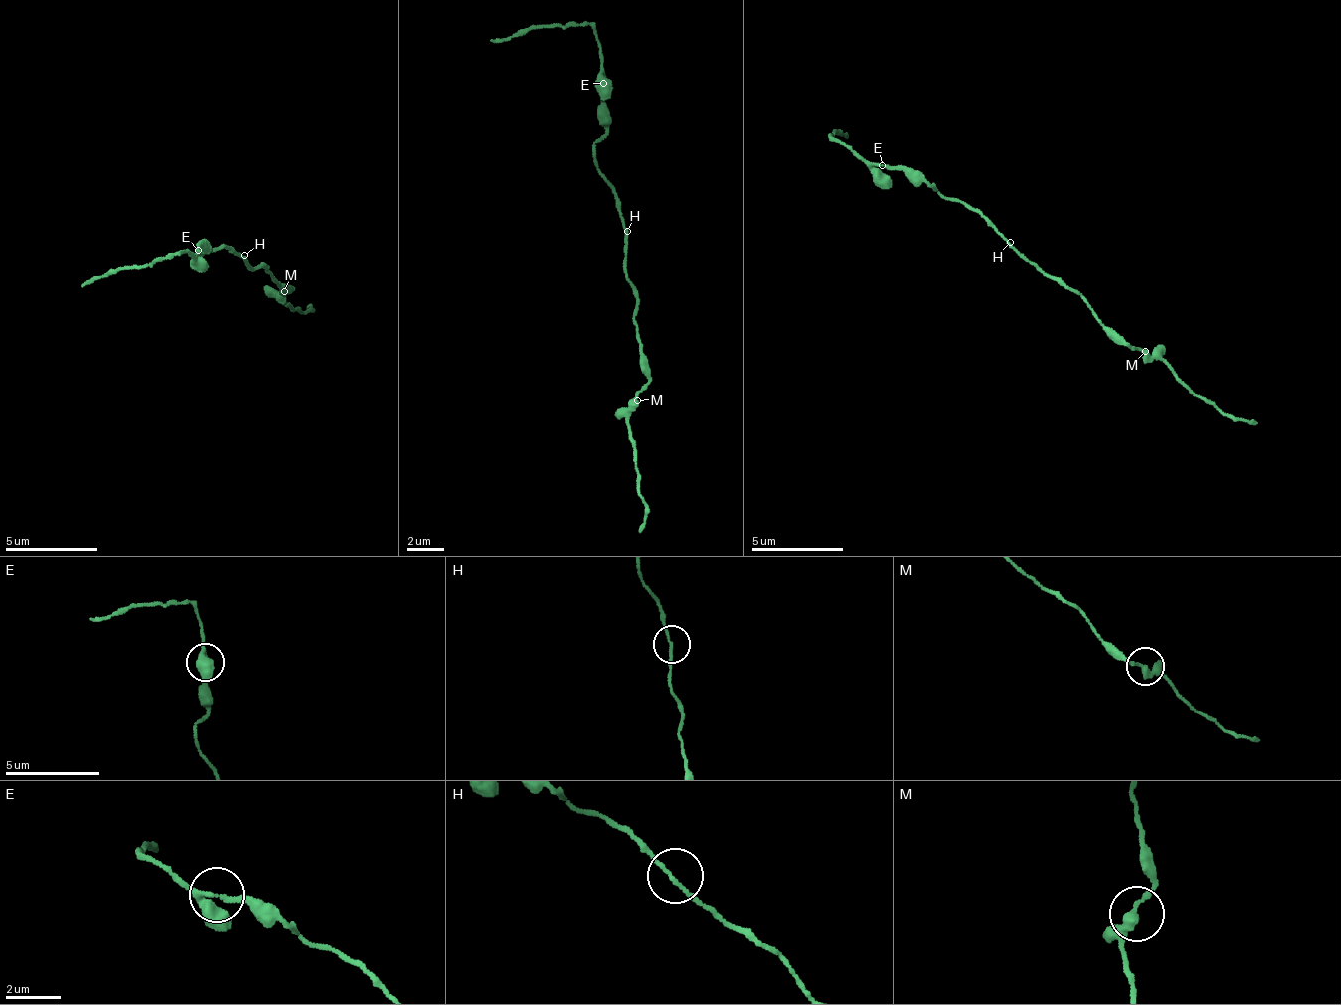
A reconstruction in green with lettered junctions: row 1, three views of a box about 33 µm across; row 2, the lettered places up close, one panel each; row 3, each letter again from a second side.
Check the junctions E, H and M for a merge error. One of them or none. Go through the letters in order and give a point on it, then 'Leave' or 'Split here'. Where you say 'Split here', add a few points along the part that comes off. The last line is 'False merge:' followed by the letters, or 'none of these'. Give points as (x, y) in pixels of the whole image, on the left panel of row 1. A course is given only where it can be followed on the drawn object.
E: Place: (198, 250). Leave
H: Place: (244, 255). Leave
M: Place: (284, 291). Leave
False merge: none of these

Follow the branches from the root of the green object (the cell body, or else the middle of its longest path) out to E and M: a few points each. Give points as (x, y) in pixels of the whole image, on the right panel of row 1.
E: (1006, 246), (976, 211), (927, 184), (913, 183), (900, 168), (881, 163)
M: (1006, 246), (1015, 246), (1047, 275), (1060, 278), (1109, 328), (1122, 335), (1130, 345), (1145, 351)

